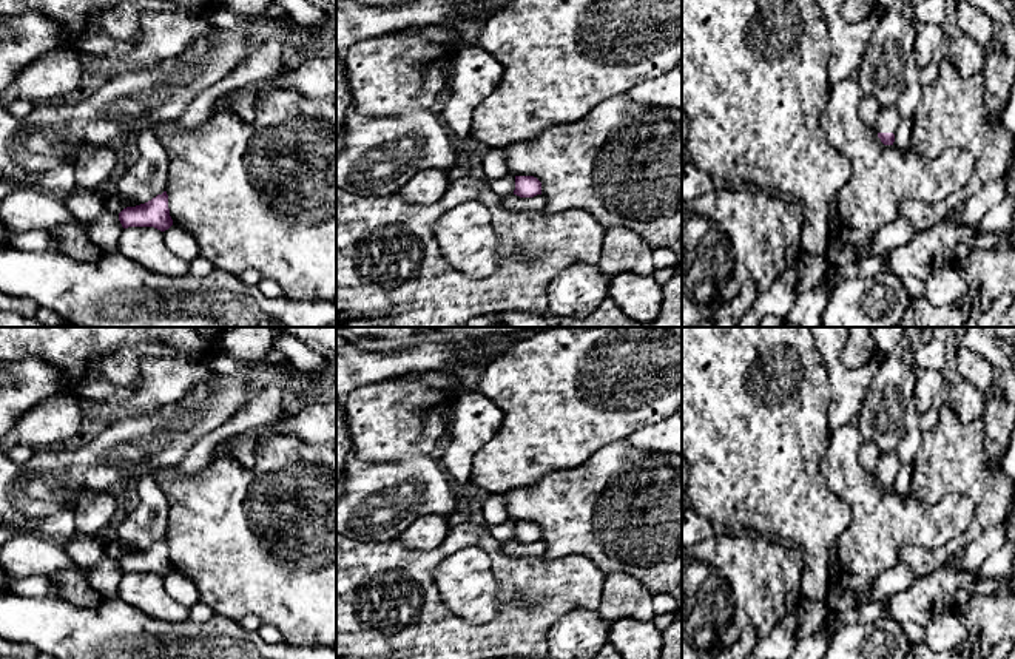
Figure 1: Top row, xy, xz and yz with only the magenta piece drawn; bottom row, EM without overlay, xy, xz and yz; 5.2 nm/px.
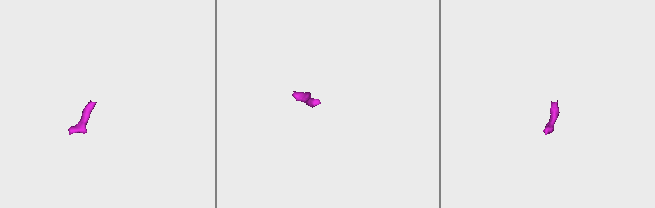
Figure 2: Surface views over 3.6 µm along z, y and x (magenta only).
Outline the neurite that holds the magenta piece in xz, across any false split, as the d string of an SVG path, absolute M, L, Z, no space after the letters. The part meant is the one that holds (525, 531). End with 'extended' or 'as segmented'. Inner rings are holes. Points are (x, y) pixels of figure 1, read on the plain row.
M515 522L514 540L520 543L534 543L541 540L541 528L534 522Z; as segmented

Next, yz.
M896 452L881 454L876 466L876 478L884 491L893 491L901 461Z; extended

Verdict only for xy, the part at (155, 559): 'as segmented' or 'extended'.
as segmented

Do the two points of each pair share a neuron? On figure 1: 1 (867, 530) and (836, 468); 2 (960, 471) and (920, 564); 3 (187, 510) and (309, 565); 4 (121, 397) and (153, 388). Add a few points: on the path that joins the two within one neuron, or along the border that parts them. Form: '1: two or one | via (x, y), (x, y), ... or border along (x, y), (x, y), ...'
1: one | via (867, 514), (867, 500), (852, 483)
2: one | via (981, 499), (980, 523), (947, 551)
3: one | via (218, 517), (253, 540), (270, 540), (278, 545)
4: one | via (128, 397), (145, 395)

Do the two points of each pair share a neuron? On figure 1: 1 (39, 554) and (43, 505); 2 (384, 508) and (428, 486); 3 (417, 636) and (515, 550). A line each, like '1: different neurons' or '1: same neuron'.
1: different neurons
2: same neuron
3: different neurons

